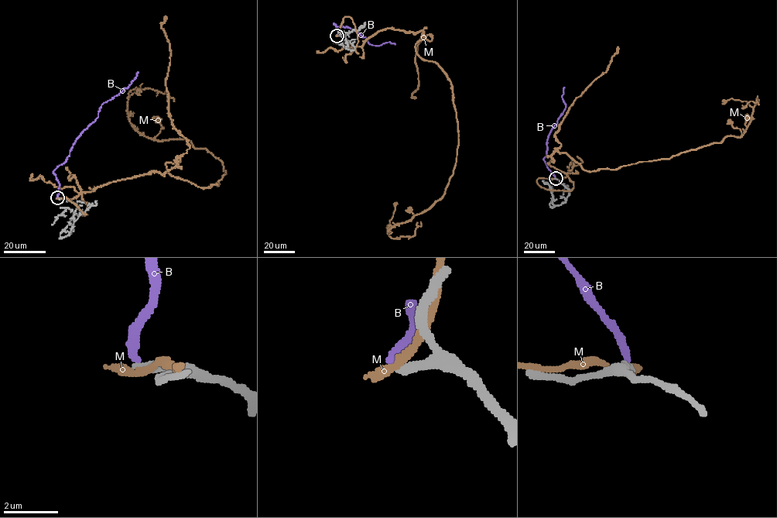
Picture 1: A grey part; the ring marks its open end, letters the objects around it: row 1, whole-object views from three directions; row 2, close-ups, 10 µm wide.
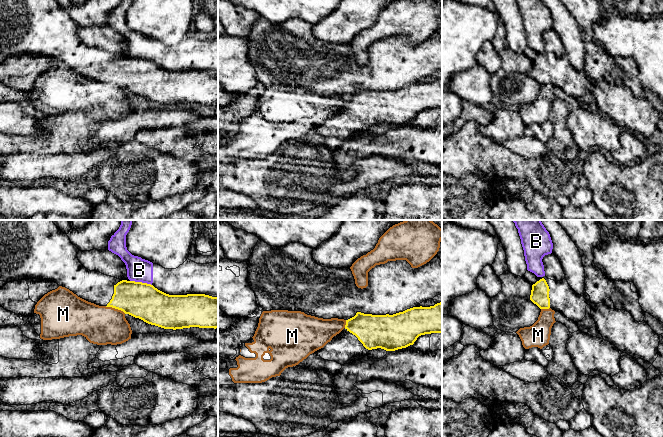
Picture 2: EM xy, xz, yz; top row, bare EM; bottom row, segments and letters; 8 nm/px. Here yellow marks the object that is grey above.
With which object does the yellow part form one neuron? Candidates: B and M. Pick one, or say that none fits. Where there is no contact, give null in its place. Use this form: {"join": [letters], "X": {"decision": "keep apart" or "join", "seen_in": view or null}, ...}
{"join": [], "B": {"decision": "keep apart", "seen_in": "xy"}, "M": {"decision": "keep apart", "seen_in": "xy"}}

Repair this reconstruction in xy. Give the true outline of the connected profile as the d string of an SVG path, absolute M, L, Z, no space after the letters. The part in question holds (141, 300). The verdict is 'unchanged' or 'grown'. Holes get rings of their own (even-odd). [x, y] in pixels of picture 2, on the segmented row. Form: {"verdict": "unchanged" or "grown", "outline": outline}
{"verdict": "grown", "outline": "M0 220L0 281L25 279L54 281L78 297L99 306L112 307L144 322L164 329L190 327L218 328L218 297L205 294L169 295L151 284L120 280L100 272L86 269L78 260L79 249L53 223L53 220Z"}

